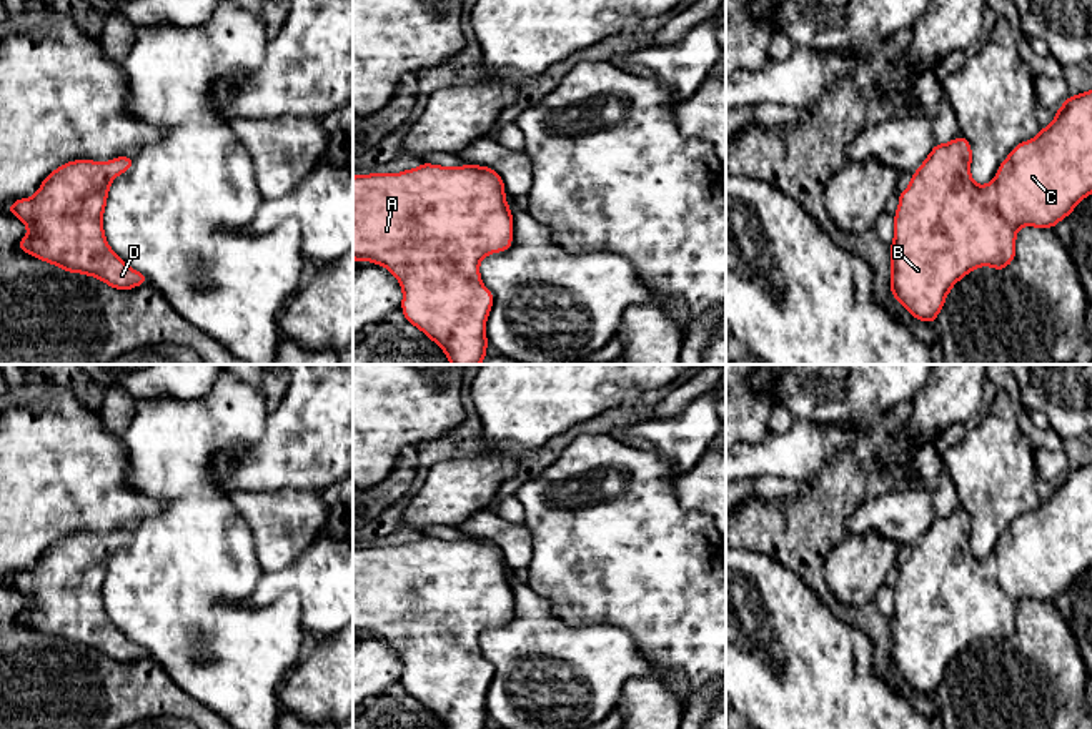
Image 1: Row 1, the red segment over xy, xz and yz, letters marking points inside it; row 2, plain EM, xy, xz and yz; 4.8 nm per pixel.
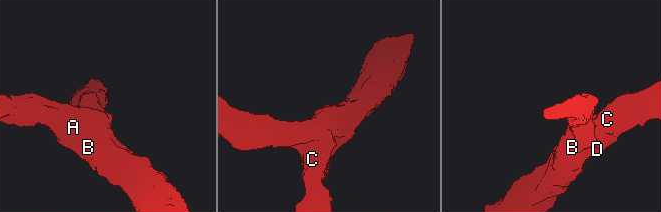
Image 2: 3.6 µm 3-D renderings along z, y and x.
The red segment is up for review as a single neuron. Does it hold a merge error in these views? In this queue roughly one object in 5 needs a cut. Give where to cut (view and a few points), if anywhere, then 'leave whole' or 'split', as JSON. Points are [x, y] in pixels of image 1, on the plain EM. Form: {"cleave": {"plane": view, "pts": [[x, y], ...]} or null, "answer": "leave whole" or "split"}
{"cleave": null, "answer": "leave whole"}

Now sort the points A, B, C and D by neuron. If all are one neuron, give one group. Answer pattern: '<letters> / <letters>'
A B C D

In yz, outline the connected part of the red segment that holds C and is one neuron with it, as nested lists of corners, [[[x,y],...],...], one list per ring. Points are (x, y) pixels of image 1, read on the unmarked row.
[[[1092,463],[1067,469],[1055,483],[1054,494],[1040,501],[1032,513],[1020,514],[1000,536],[995,549],[980,559],[970,548],[972,521],[959,508],[949,516],[937,516],[912,546],[909,559],[899,566],[891,617],[891,667],[921,694],[934,696],[946,669],[965,647],[980,639],[1002,644],[1015,631],[1015,611],[1020,599],[1054,601],[1074,581],[1092,568]]]

